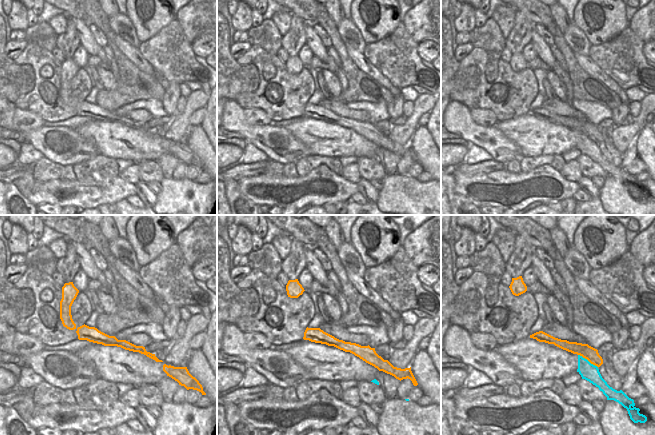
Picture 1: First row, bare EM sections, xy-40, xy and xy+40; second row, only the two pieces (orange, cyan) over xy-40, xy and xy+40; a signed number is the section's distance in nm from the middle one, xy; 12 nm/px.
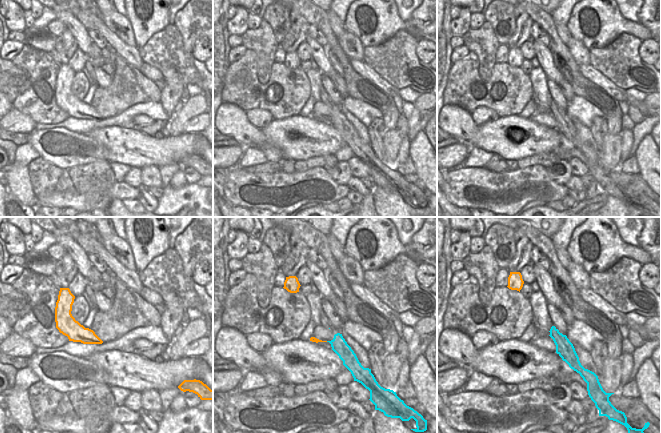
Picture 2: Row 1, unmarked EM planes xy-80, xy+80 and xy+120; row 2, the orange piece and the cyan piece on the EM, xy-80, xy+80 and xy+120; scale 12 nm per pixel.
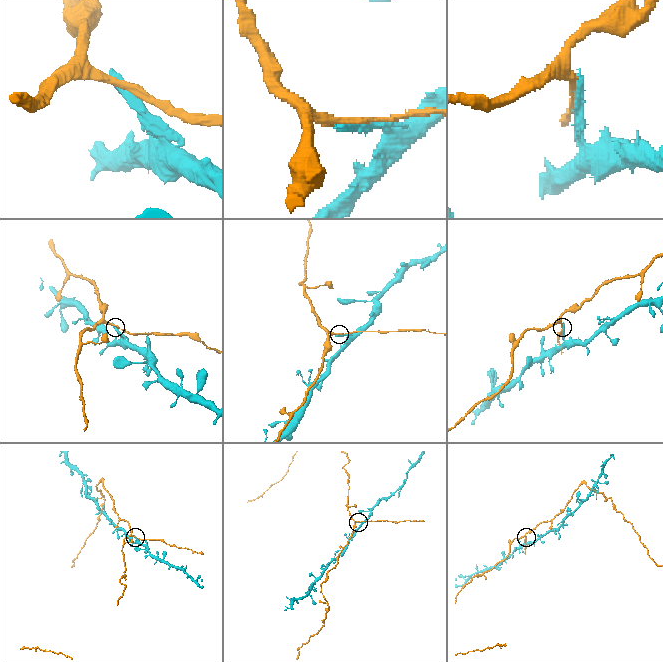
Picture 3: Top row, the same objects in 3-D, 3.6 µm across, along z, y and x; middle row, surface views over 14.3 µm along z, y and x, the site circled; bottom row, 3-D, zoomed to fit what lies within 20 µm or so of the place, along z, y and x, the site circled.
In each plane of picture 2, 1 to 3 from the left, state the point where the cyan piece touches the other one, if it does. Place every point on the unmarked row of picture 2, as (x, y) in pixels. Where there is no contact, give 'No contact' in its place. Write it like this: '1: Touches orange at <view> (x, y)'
1: No contact
2: No contact
3: No contact.

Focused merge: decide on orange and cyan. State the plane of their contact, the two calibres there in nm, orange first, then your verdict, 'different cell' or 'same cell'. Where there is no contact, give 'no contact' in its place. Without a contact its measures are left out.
xy+40 | 170/200 nm | different cell

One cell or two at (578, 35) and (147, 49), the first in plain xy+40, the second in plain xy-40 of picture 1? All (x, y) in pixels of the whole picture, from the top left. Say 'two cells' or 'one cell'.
two cells

